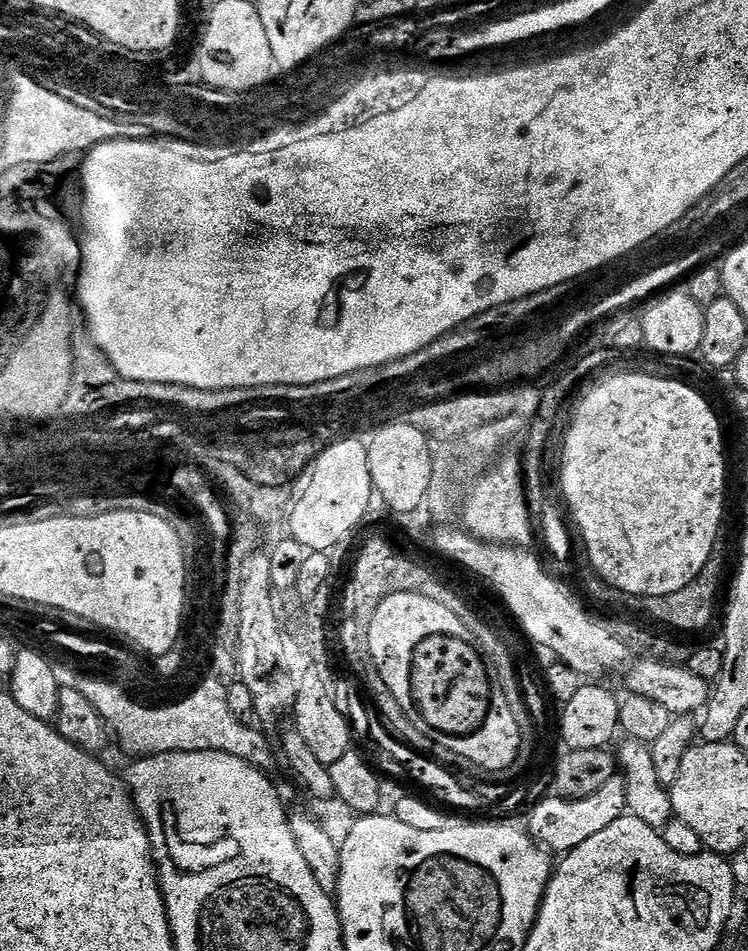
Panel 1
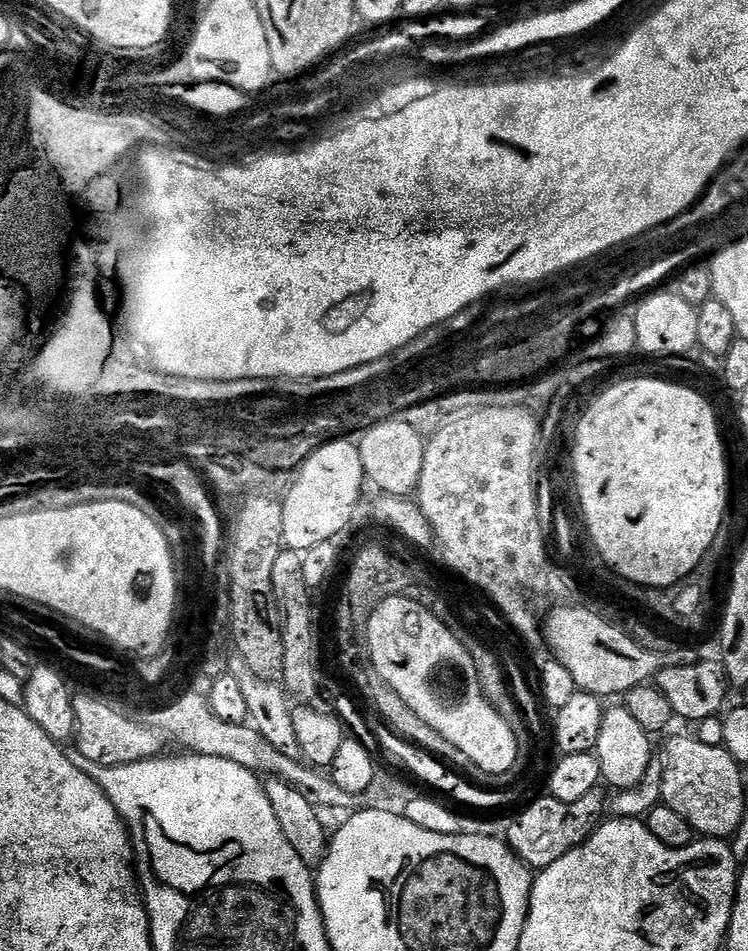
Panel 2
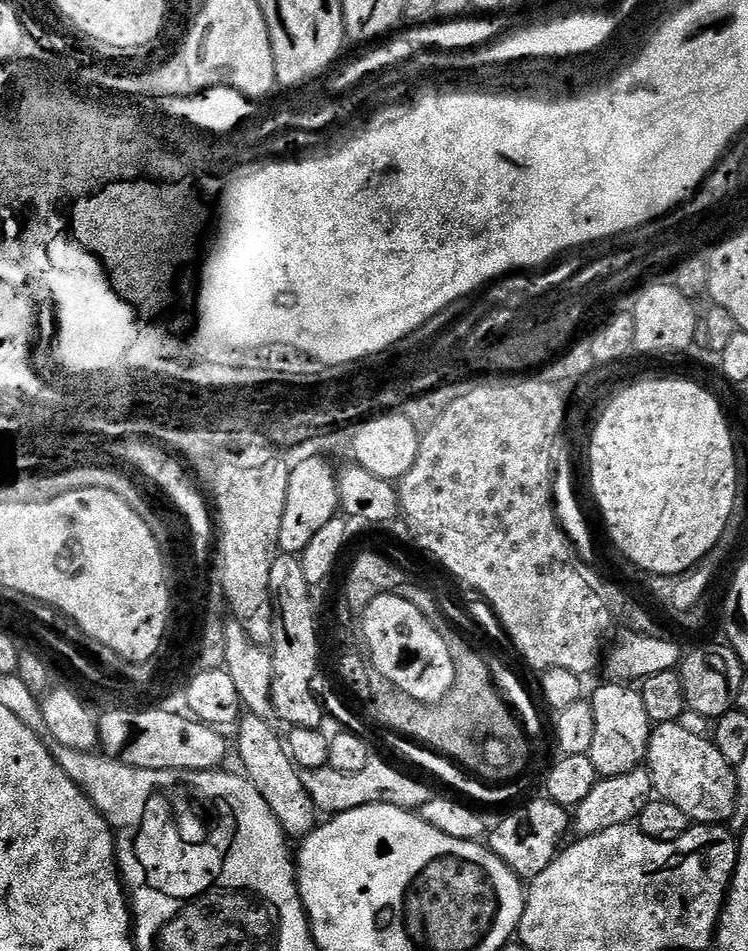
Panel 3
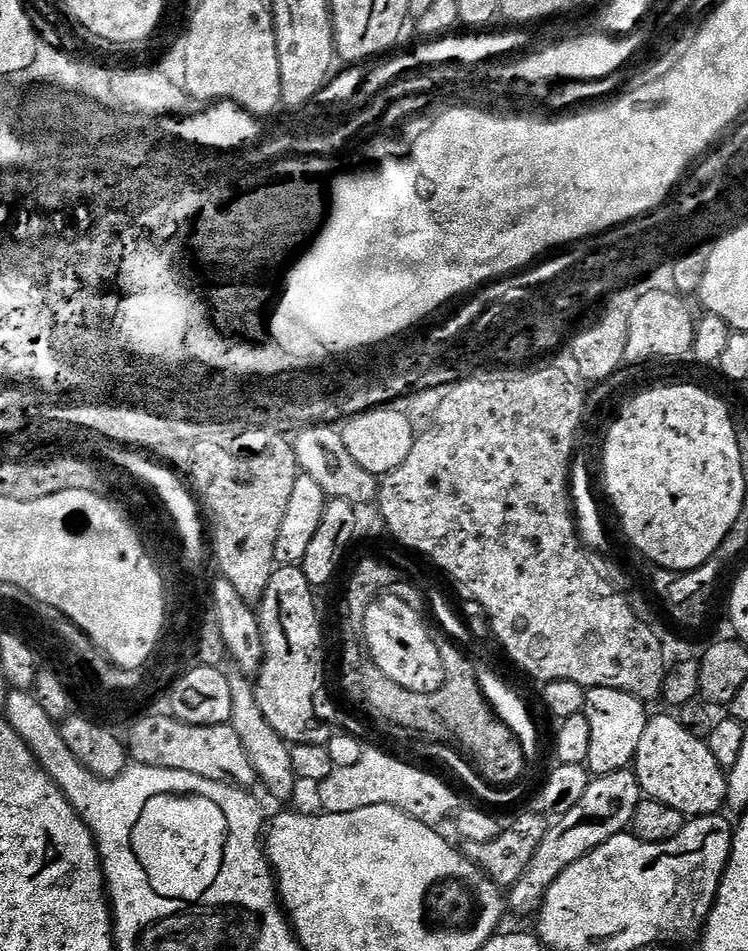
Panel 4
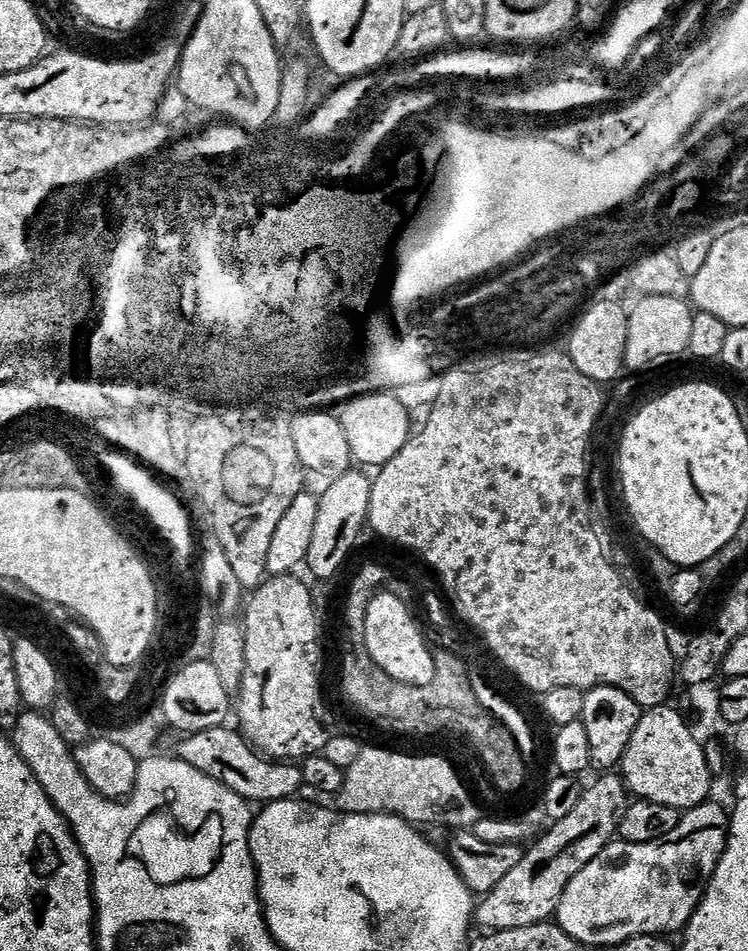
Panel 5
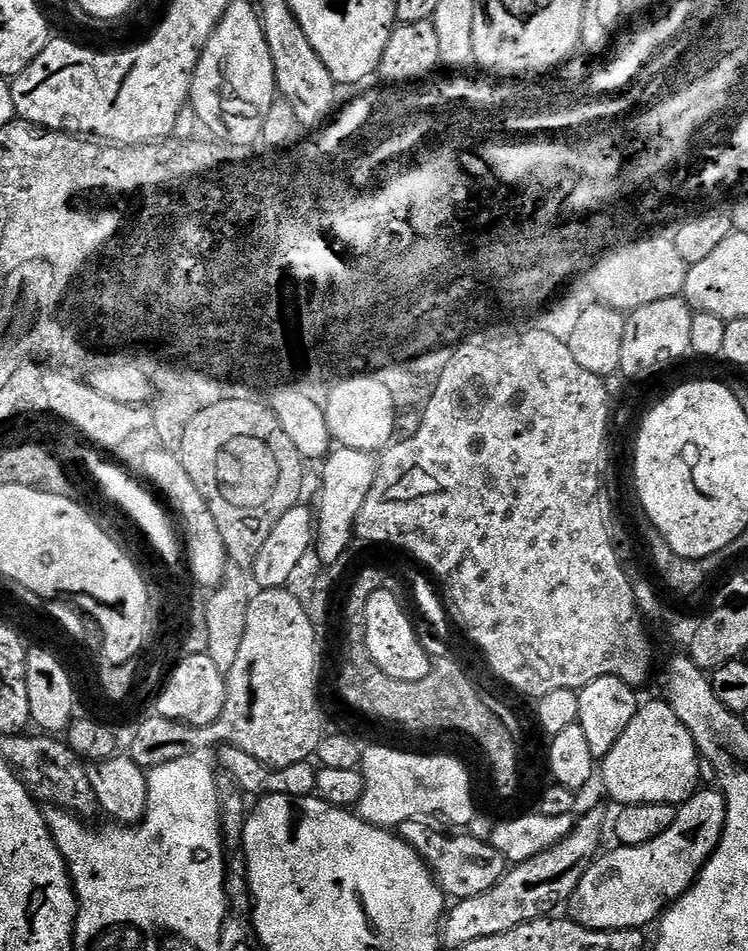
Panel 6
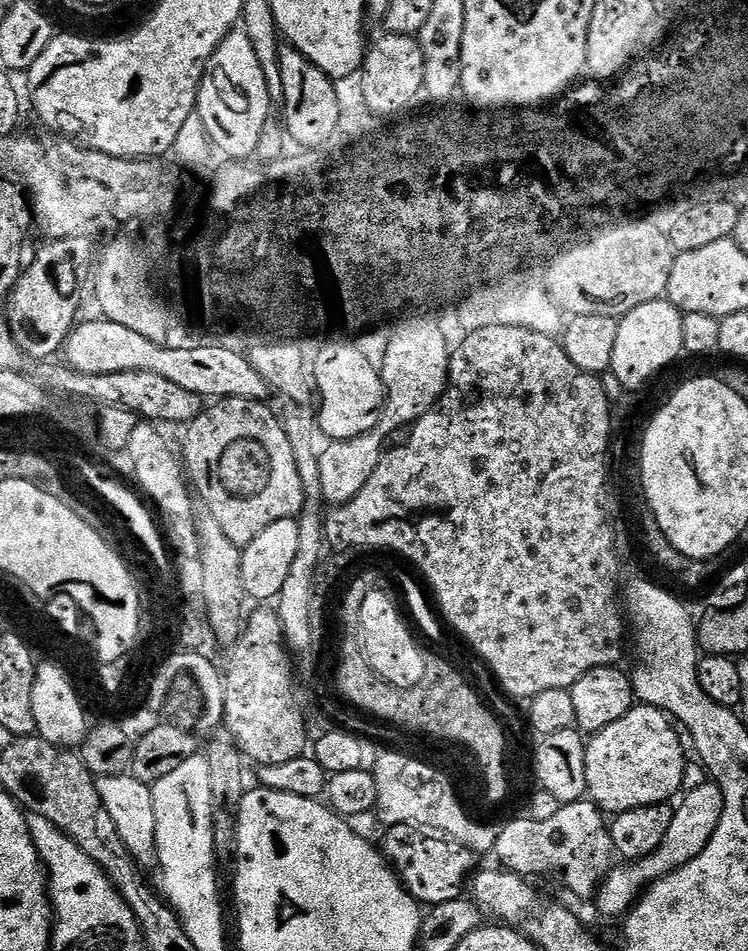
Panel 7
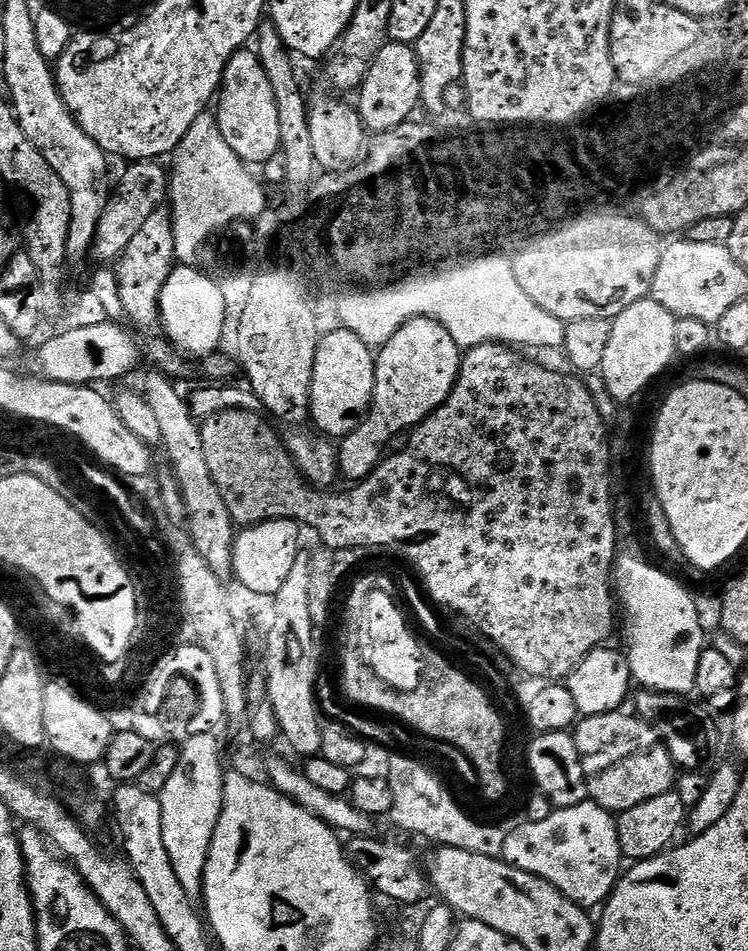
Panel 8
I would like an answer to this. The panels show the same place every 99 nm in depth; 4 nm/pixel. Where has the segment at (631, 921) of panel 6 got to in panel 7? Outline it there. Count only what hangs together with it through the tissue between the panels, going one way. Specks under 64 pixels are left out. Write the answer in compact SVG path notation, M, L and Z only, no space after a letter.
M715 782L697 783L689 787L687 792L688 797L681 804L675 805L674 822L670 822L670 834L666 834L662 846L658 846L658 850L654 850L652 856L635 862L621 863L621 868L620 865L613 867L604 883L600 885L594 903L600 907L602 915L627 917L632 911L633 904L644 895L649 884L686 866L686 862L698 858L698 854L706 850L710 838L714 838L714 830L718 830L718 822L722 822L724 795L720 785Z

